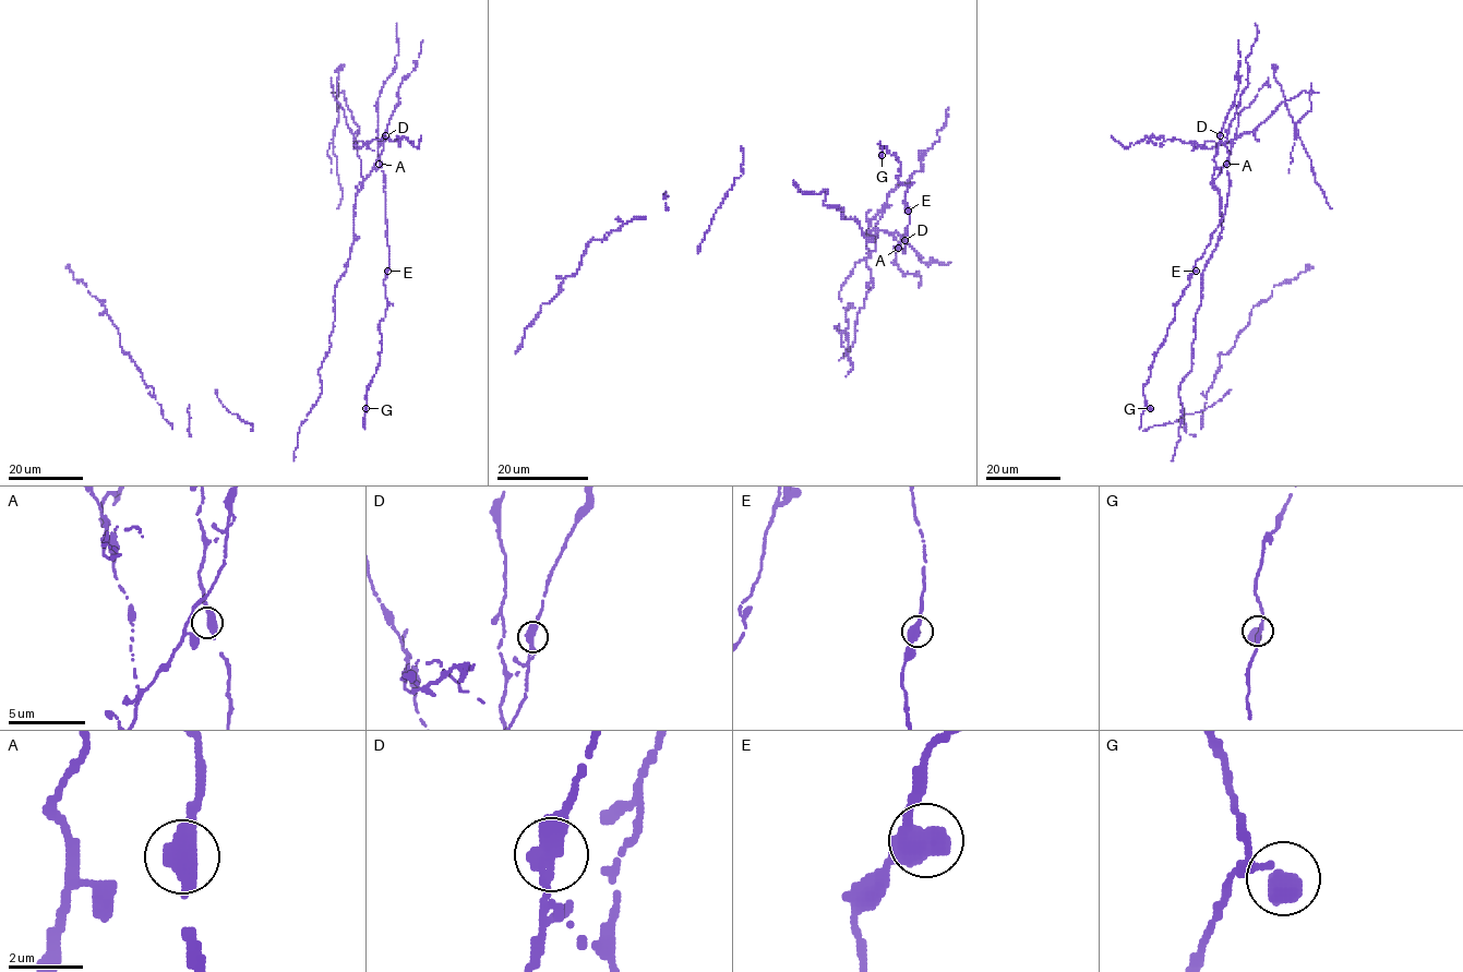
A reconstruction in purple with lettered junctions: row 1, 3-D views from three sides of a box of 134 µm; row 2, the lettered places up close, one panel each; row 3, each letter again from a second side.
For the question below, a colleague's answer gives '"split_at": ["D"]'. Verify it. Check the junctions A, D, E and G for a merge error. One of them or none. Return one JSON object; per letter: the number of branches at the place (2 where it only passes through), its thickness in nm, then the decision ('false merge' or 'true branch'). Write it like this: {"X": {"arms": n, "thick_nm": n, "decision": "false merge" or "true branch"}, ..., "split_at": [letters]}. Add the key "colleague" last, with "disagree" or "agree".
{"A": {"arms": 1, "thick_nm": 650, "decision": "true branch"}, "D": {"arms": 2, "thick_nm": 480, "decision": "false merge"}, "E": {"arms": 2, "thick_nm": 480, "decision": "true branch"}, "G": {"arms": 2, "thick_nm": 440, "decision": "true branch"}, "split_at": ["D"], "colleague": "agree"}

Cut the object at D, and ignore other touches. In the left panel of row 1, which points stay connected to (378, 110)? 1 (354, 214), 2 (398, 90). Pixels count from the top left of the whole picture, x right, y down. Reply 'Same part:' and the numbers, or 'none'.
Same part: none

